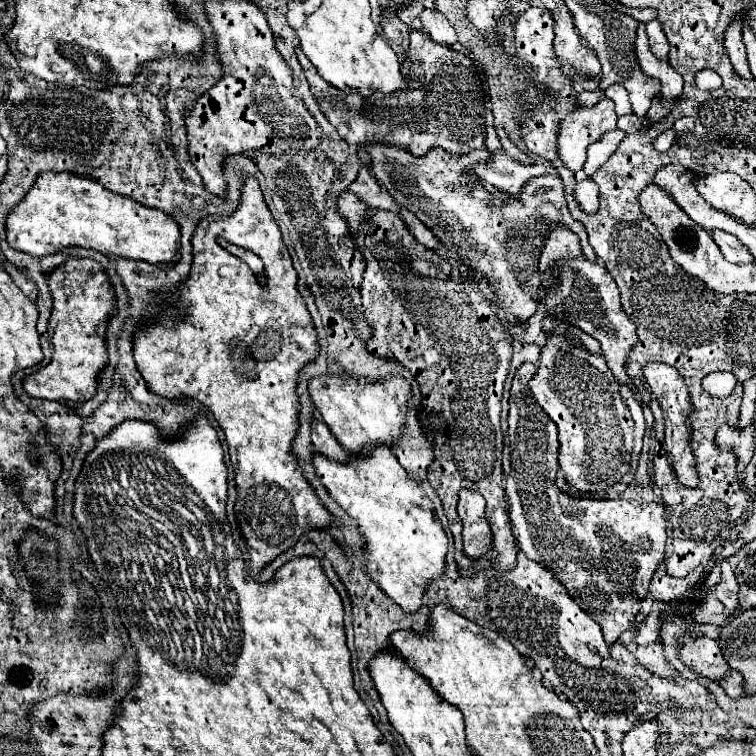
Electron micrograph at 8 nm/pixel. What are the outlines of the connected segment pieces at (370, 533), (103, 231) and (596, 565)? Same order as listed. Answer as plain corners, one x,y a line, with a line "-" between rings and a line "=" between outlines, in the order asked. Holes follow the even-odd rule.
381,443
369,445
361,457
359,453
349,455
345,463
313,453
313,467
331,499
357,521
359,535
365,539
363,557
369,577
403,611
417,611
429,581
443,575
447,555
447,535
431,499
409,479
393,451
=
43,171
23,201
9,209
7,221
9,247
45,257
69,245
89,247
105,255
145,259
149,263
169,263
179,259
179,225
159,209
145,207
125,195
117,195
97,181
73,173
=
531,362
523,363
513,381
511,381
511,397
509,397
509,449
511,449
511,473
507,479
507,501
509,501
509,517
513,521
513,529
517,533
519,549
535,563
549,569
559,581
567,587
571,599
575,599
585,613
601,627
605,643
613,645
623,631
627,631
641,603
649,595
649,585
665,559
665,543
667,535
667,519
665,519
665,503
653,493
653,485
627,485
627,489
619,489
619,495
591,499
591,495
583,495
579,491
561,493
555,487
555,477
559,471
557,451
557,427
547,417
547,413
535,403
531,397
527,381
533,377
537,369
-
555,537
563,537
563,555
555,553

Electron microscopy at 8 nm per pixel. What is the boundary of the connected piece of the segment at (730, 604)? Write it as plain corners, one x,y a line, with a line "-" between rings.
721,561
719,567
721,567
721,573
723,573
721,575
723,581
715,587
713,593
717,595
717,599
723,603
725,611
729,613
727,621
731,621
733,617
737,617
741,613
741,605
739,605
739,583
737,583
735,573
733,573
733,569
731,569
731,565
727,561

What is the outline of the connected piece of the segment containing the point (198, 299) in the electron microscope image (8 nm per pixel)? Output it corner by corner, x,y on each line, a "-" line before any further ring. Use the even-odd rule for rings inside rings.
253,175
245,177
235,213
227,217
207,215
207,219
199,221
191,239
191,255
191,273
179,285
173,309
165,309
165,313
153,321
143,321
133,333
133,357
143,379
155,393
163,397
193,397
213,411
225,433
231,465
235,469
235,517
249,549
251,571
259,573
279,553
295,545
307,529
325,529
331,525
331,513
321,505
315,491
305,481
295,457
289,457
291,439
299,429
299,399
295,393
297,373
305,363
317,357
317,333
305,301
297,291
297,273
291,265
287,247
281,241
279,227
273,221
-
219,235
259,255
265,263
263,279
259,279
239,257
227,253
217,243

